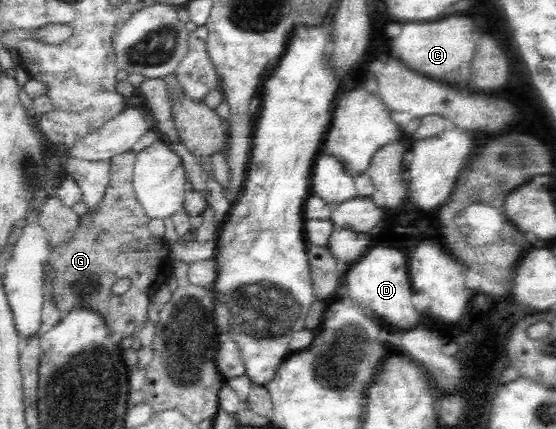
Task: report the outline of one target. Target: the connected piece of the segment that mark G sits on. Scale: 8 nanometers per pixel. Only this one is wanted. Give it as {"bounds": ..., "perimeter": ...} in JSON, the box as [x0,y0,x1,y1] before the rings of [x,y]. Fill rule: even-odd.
{"bounds":[49,151,172,338],"perimeter":[[[131,151],[118,154],[110,159],[109,185],[104,197],[95,205],[93,210],[88,209],[85,215],[78,218],[78,225],[68,241],[61,241],[53,247],[49,259],[49,286],[51,300],[60,310],[62,317],[74,309],[91,309],[95,311],[106,324],[110,334],[120,334],[127,338],[134,334],[148,318],[147,309],[150,297],[162,283],[166,283],[172,273],[172,259],[168,256],[169,250],[160,239],[149,232],[149,217],[143,212],[142,206],[136,198],[133,189],[133,167],[135,153]],[[128,277],[130,288],[121,295],[112,292],[112,285],[117,279]]]}

